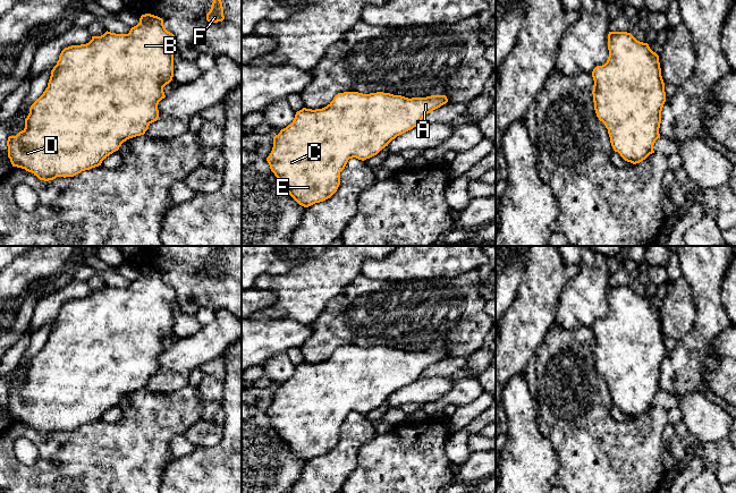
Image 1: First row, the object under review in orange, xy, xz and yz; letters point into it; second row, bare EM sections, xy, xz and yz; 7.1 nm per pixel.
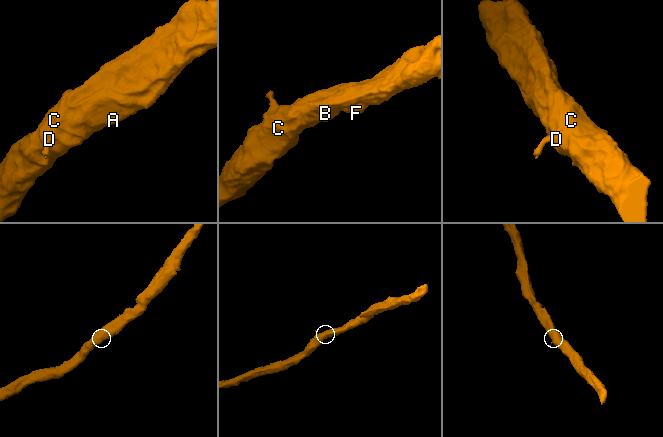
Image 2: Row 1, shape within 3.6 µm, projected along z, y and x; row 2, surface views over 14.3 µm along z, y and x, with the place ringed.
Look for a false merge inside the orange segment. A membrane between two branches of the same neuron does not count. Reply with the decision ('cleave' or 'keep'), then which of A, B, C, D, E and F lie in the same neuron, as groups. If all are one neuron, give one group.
keep | A B C D E F

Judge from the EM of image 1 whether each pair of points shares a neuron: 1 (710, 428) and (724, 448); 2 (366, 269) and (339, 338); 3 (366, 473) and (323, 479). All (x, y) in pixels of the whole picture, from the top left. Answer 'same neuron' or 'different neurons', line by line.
1: different neurons
2: different neurons
3: different neurons

